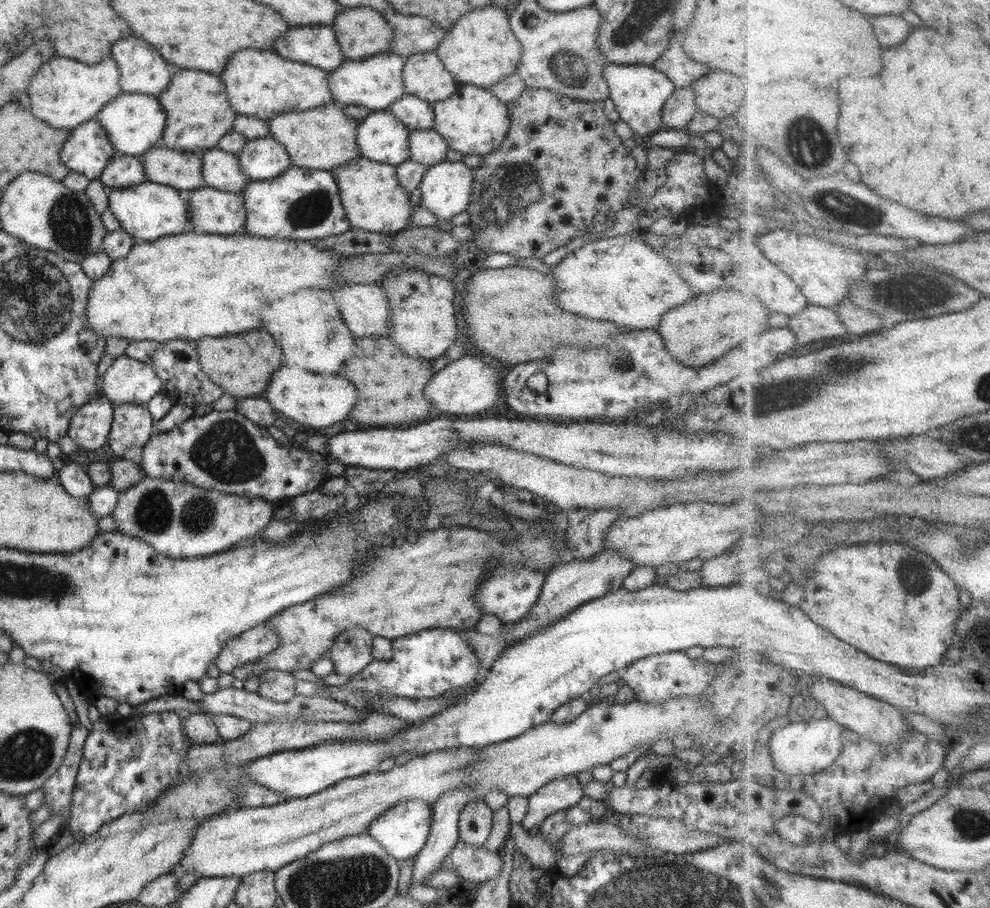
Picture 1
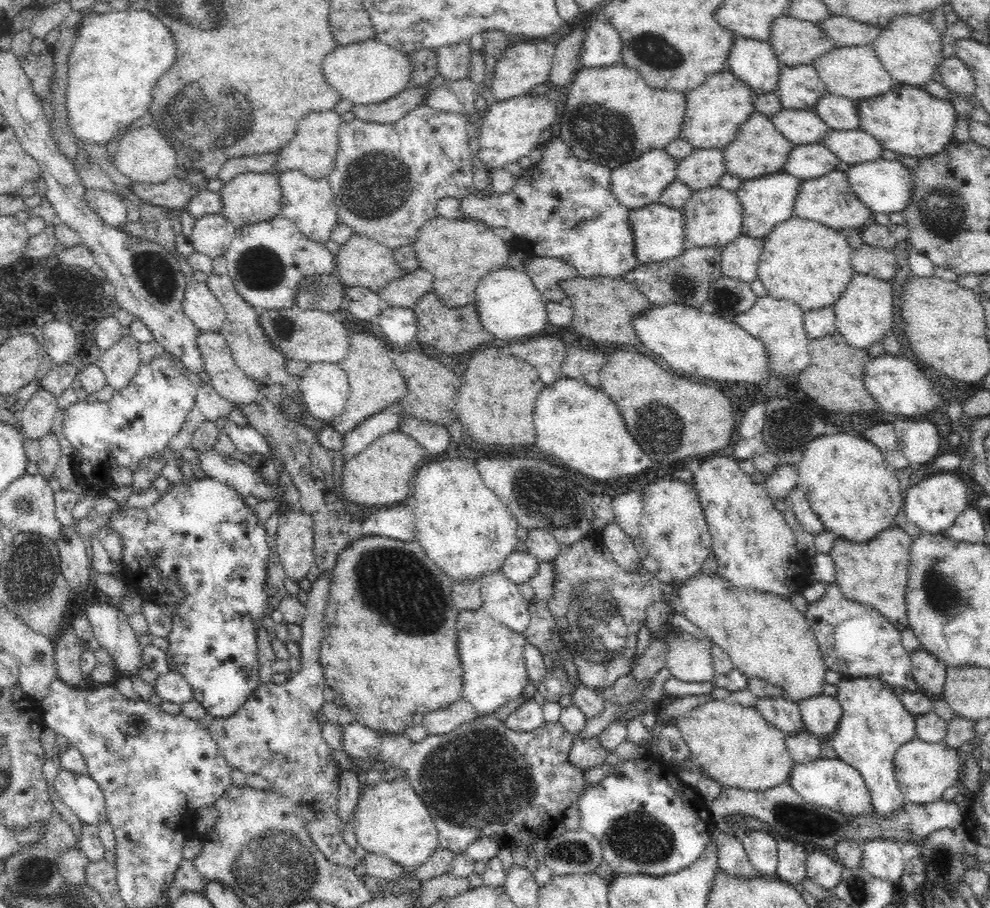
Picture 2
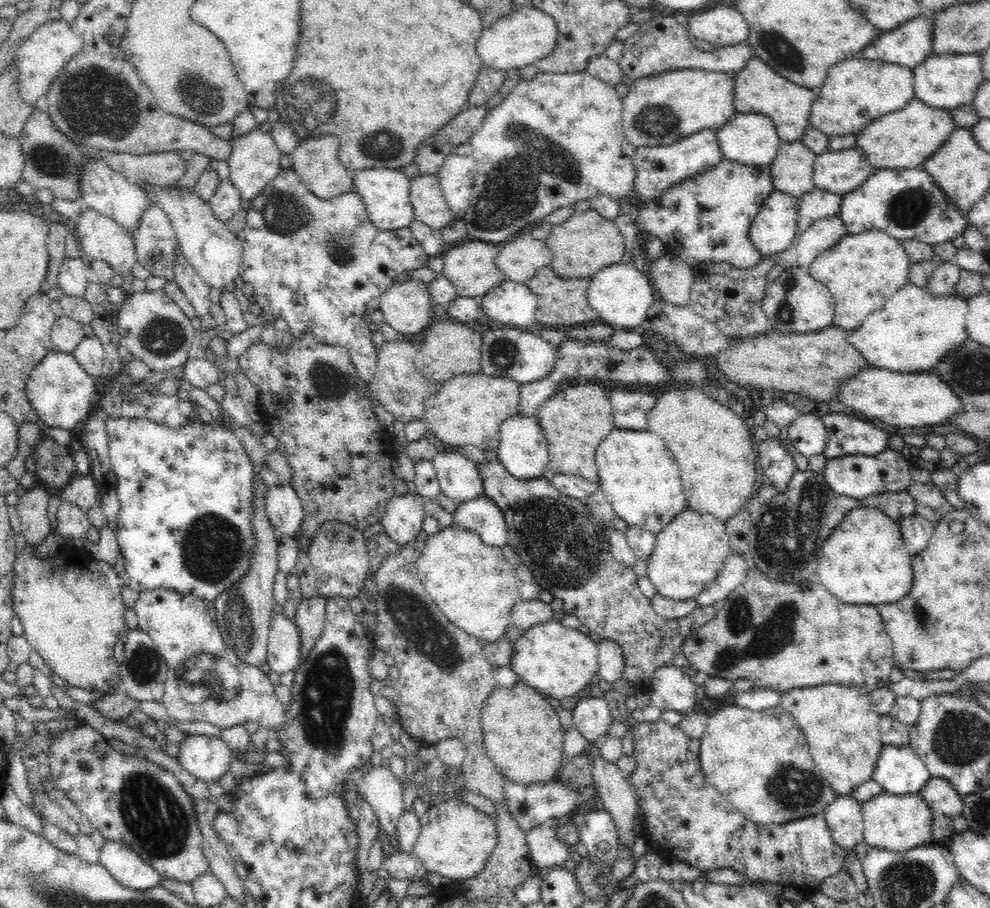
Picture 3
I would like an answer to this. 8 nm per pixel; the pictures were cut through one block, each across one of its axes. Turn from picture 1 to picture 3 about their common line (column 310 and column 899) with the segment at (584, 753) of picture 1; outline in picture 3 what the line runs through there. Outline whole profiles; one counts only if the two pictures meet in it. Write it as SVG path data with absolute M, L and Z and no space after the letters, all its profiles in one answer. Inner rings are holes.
M882 791L863 802L861 807L864 819L863 838L871 847L903 853L932 843L934 814L920 792L902 796Z

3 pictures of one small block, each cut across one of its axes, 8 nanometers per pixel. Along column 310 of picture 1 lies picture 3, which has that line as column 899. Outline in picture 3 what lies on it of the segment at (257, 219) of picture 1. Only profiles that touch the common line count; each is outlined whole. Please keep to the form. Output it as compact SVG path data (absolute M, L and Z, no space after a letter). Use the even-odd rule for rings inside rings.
M921 166L872 171L872 174L856 190L842 195L837 215L850 235L871 230L884 231L900 242L915 239L928 245L954 241L956 236L963 236L964 227L968 224L966 214L962 214L947 201L942 189Z

